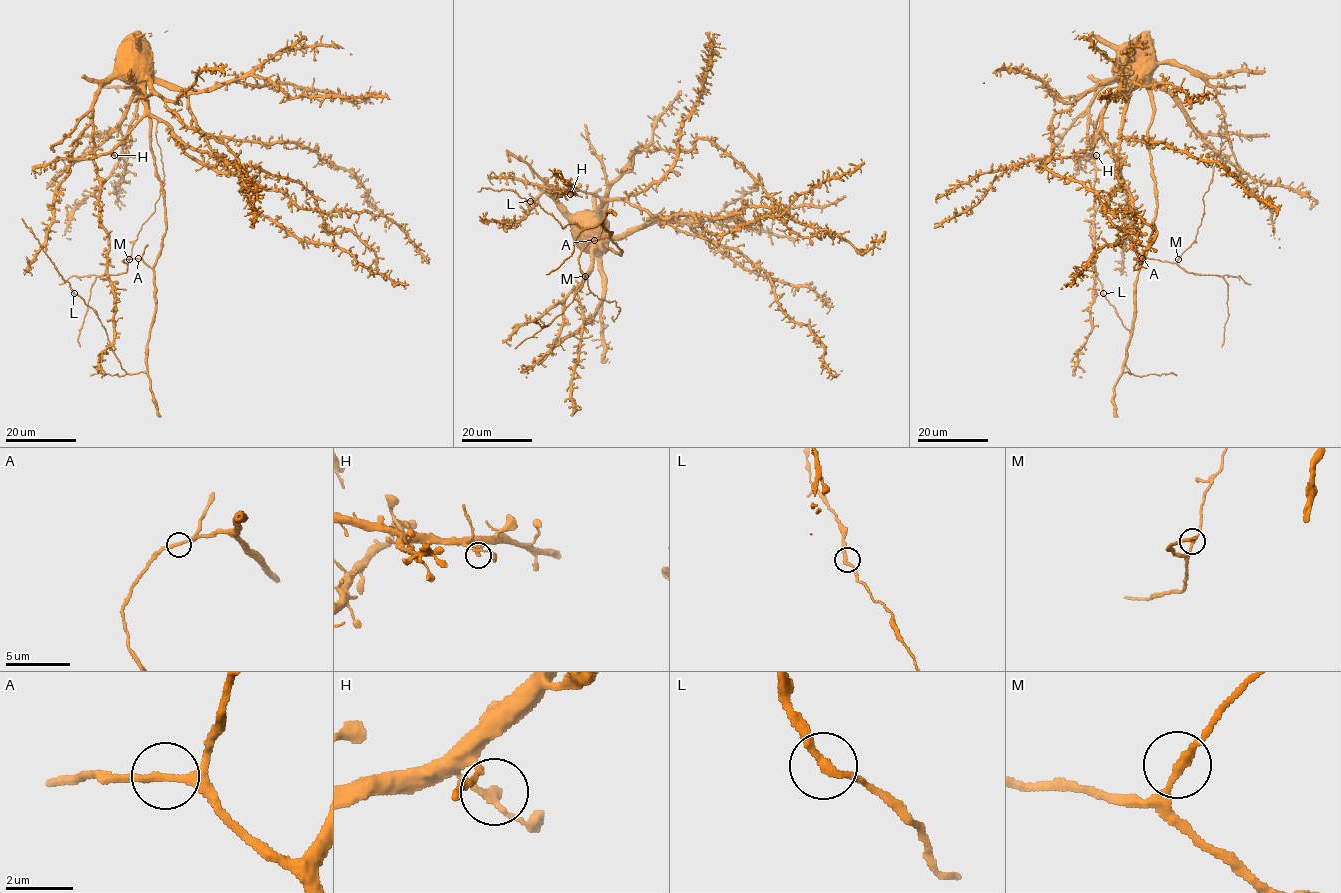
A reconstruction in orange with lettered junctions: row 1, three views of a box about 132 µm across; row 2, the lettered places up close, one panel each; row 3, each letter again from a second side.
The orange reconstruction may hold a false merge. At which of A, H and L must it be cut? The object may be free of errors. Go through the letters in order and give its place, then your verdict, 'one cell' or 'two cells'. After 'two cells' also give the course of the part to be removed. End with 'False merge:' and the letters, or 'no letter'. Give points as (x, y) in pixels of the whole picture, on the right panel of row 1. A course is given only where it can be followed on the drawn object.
A: at (1142, 258); one cell
H: at (1096, 155); one cell
L: at (1103, 293); one cell
False merge: no letter

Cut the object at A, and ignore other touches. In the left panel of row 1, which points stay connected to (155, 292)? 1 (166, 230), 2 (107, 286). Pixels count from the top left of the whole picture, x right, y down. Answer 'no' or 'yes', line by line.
1: yes
2: yes

